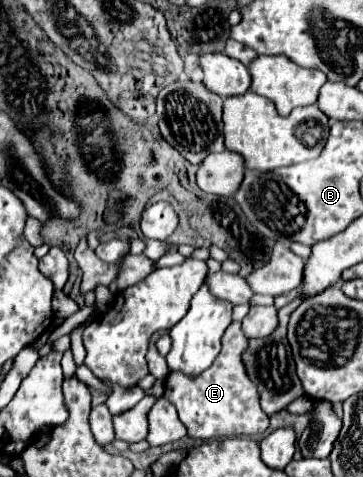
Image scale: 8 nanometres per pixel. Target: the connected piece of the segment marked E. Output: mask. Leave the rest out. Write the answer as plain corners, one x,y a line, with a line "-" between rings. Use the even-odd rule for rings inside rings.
233,321
223,335
223,349
215,363
197,377
185,377
185,373
169,373
165,379
163,397
169,399
177,411
181,423
187,427
187,435
193,439
255,435
269,427
269,417
259,405
259,393
253,381
249,381
243,351
249,347
241,323

